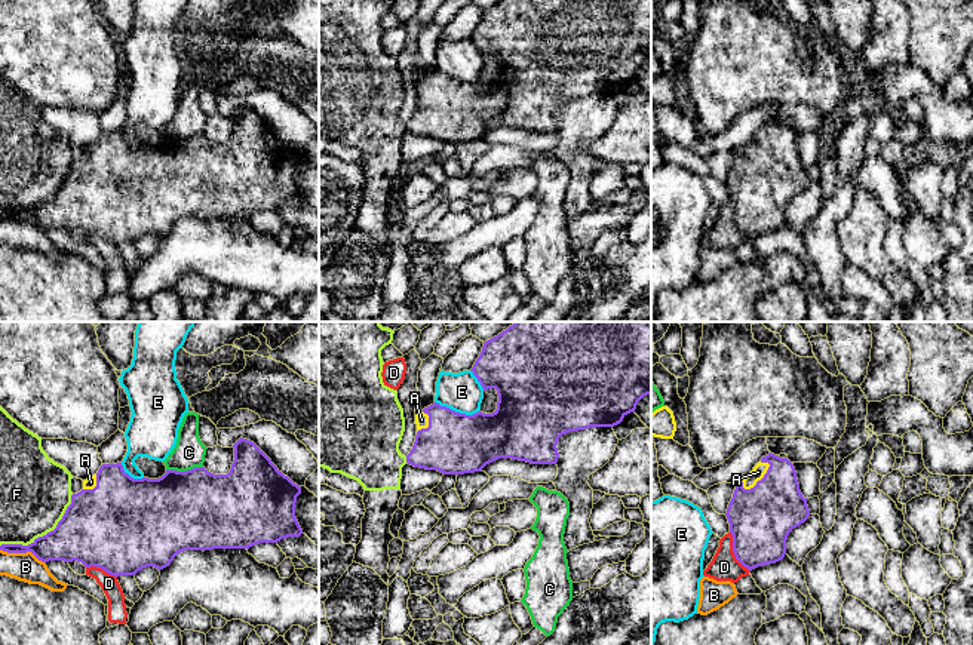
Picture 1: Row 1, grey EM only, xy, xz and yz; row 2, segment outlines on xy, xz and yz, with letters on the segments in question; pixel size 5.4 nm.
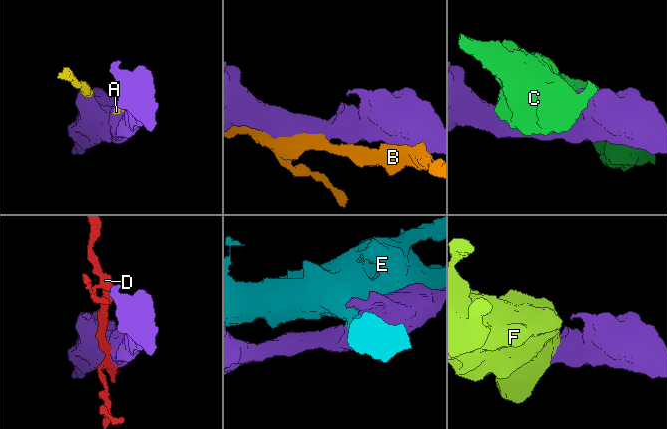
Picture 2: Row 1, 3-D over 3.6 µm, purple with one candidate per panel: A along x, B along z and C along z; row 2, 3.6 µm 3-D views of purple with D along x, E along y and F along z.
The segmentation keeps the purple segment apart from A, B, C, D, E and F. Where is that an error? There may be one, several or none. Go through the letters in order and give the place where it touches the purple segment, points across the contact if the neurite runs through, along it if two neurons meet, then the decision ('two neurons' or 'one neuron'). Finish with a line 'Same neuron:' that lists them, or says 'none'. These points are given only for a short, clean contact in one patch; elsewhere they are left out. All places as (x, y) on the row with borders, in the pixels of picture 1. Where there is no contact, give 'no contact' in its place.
A: meets purple in yz at (763, 478); one neuron
B: meets purple in xy at (22, 552); two neurons
C: meets purple in xy at (184, 472); two neurons
D: meets purple in yz at (733, 550); border along yz (730, 531), (733, 553), (749, 571); two neurons
E: meets purple in xz at (457, 412); border along xz (435, 401), (466, 414), (479, 411); two neurons
F: meets purple in xy at (43, 536); two neurons
Same neuron: A

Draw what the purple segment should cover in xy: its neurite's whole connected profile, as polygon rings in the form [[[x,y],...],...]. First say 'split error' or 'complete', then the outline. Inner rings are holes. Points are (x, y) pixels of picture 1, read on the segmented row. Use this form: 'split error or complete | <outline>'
split error | [[[240,437],[233,448],[234,461],[227,474],[194,467],[166,470],[159,479],[133,479],[122,463],[102,464],[96,474],[83,480],[83,489],[71,495],[71,504],[53,531],[28,546],[1,544],[0,550],[31,552],[44,563],[77,560],[119,577],[135,575],[147,566],[160,571],[184,550],[249,549],[300,537],[295,503],[301,486],[279,472],[254,442]]]

